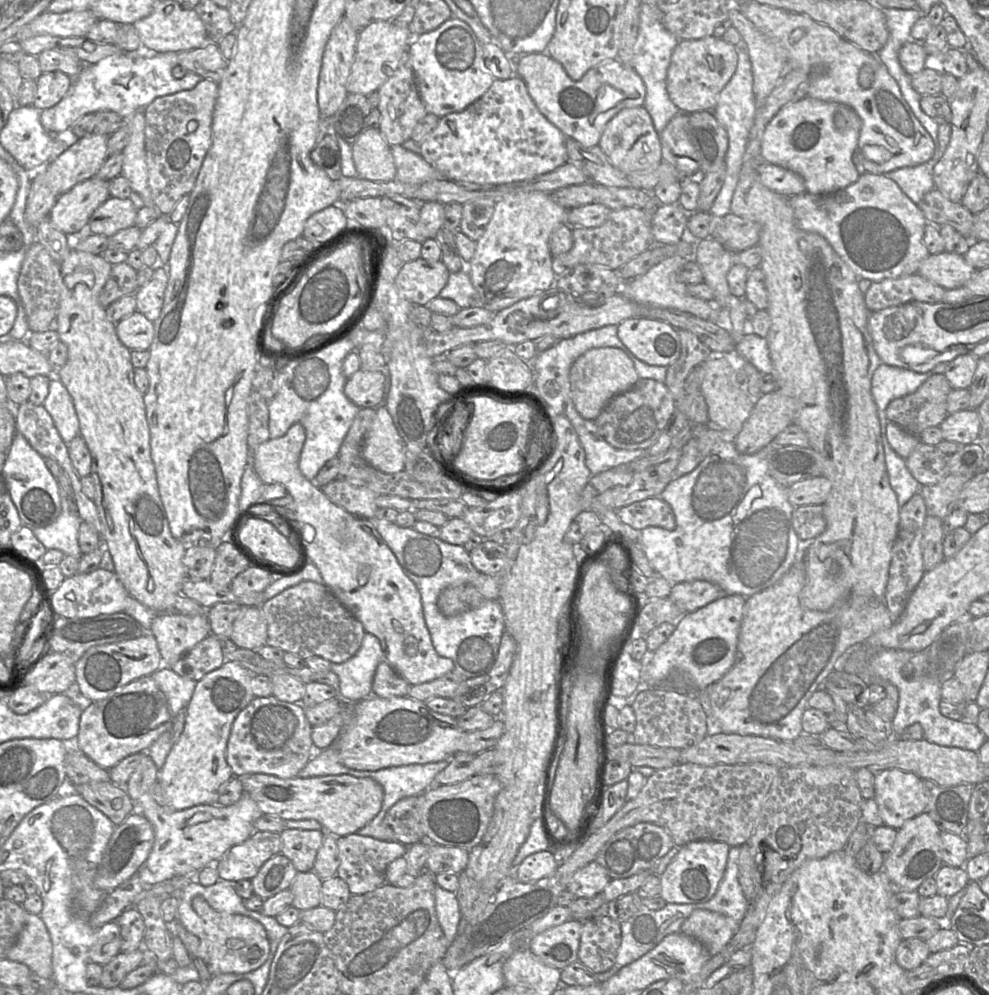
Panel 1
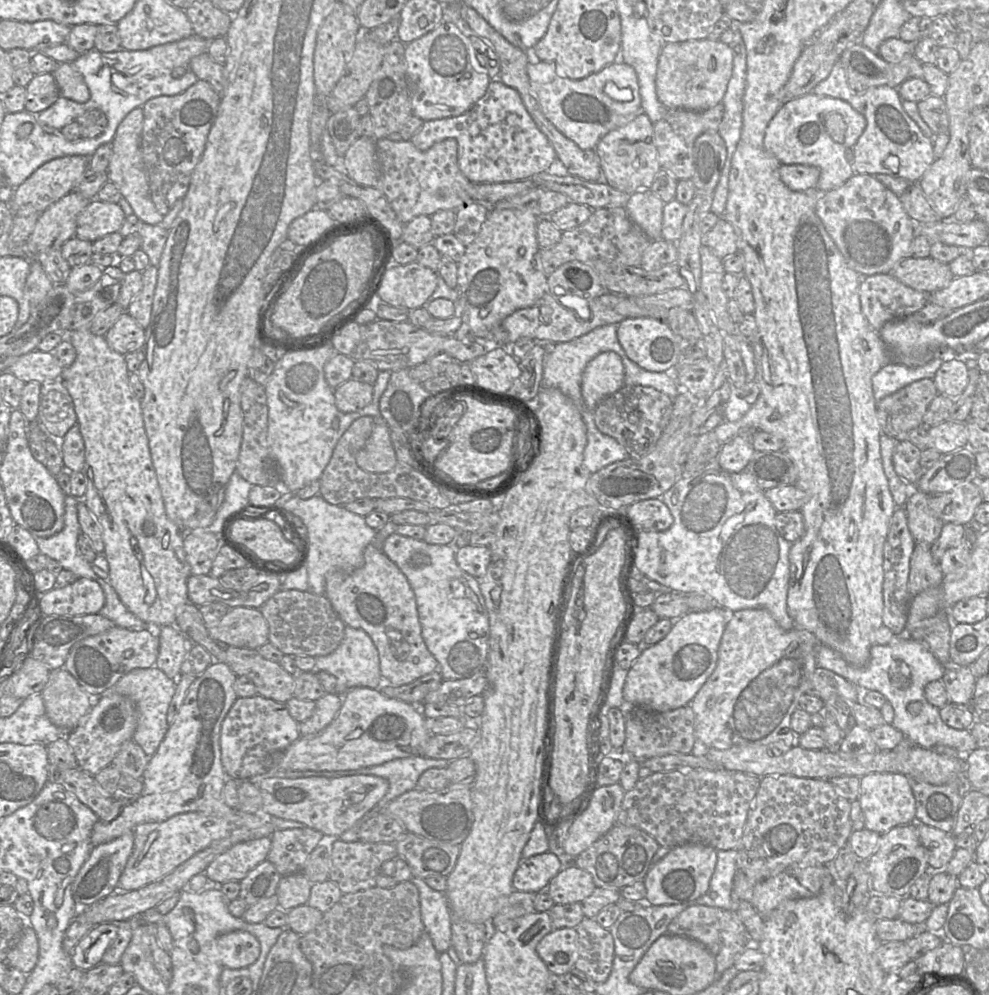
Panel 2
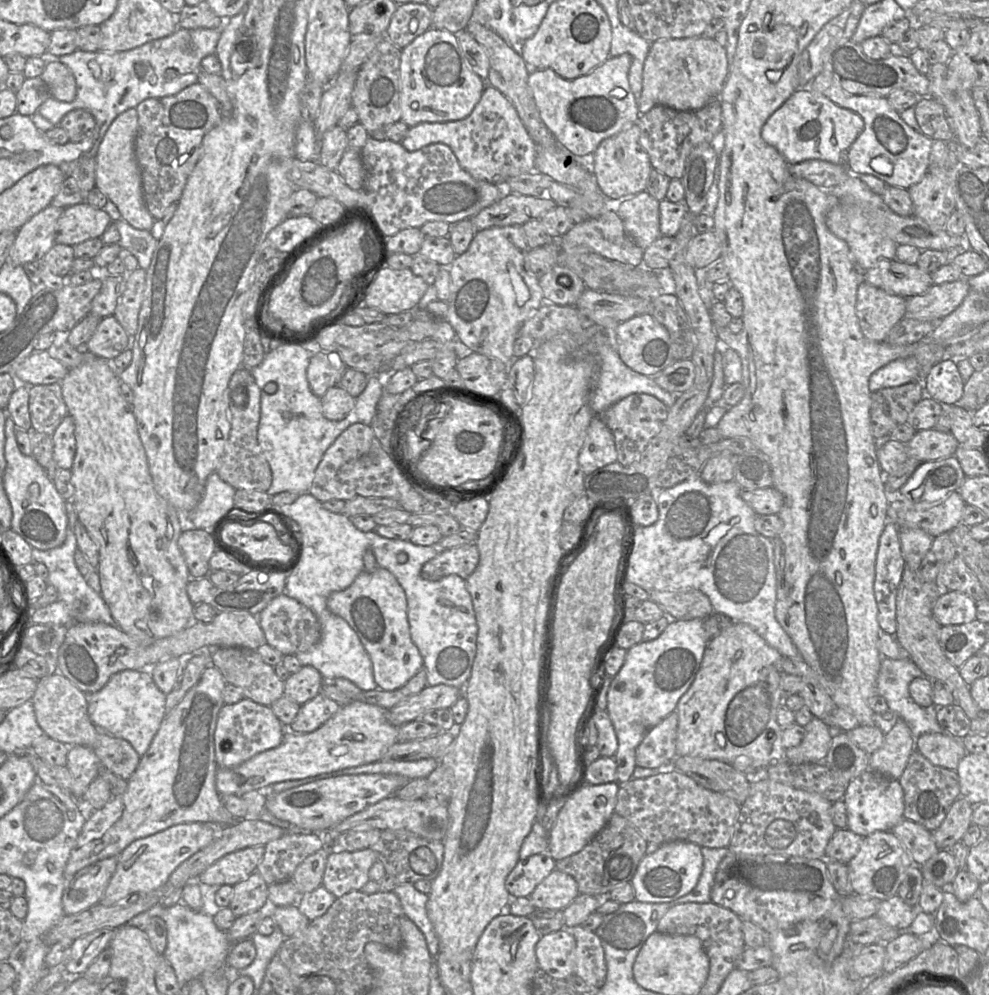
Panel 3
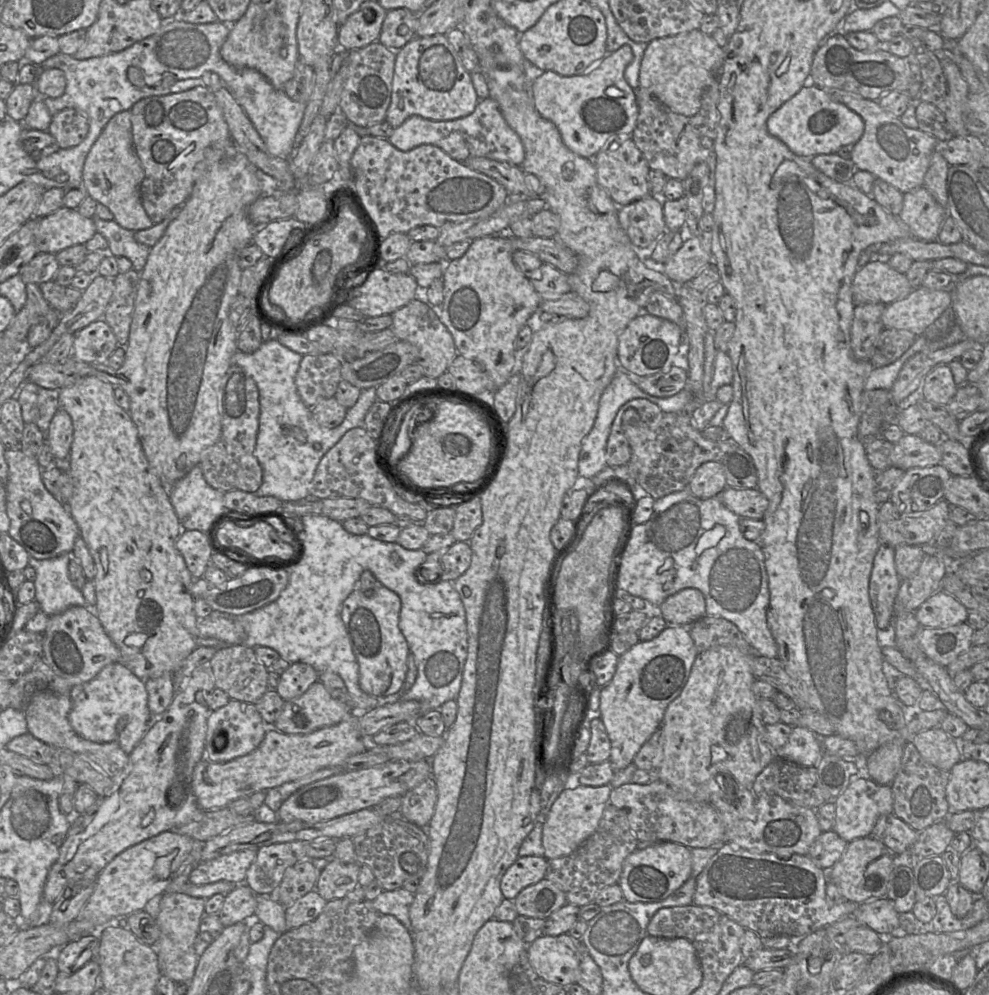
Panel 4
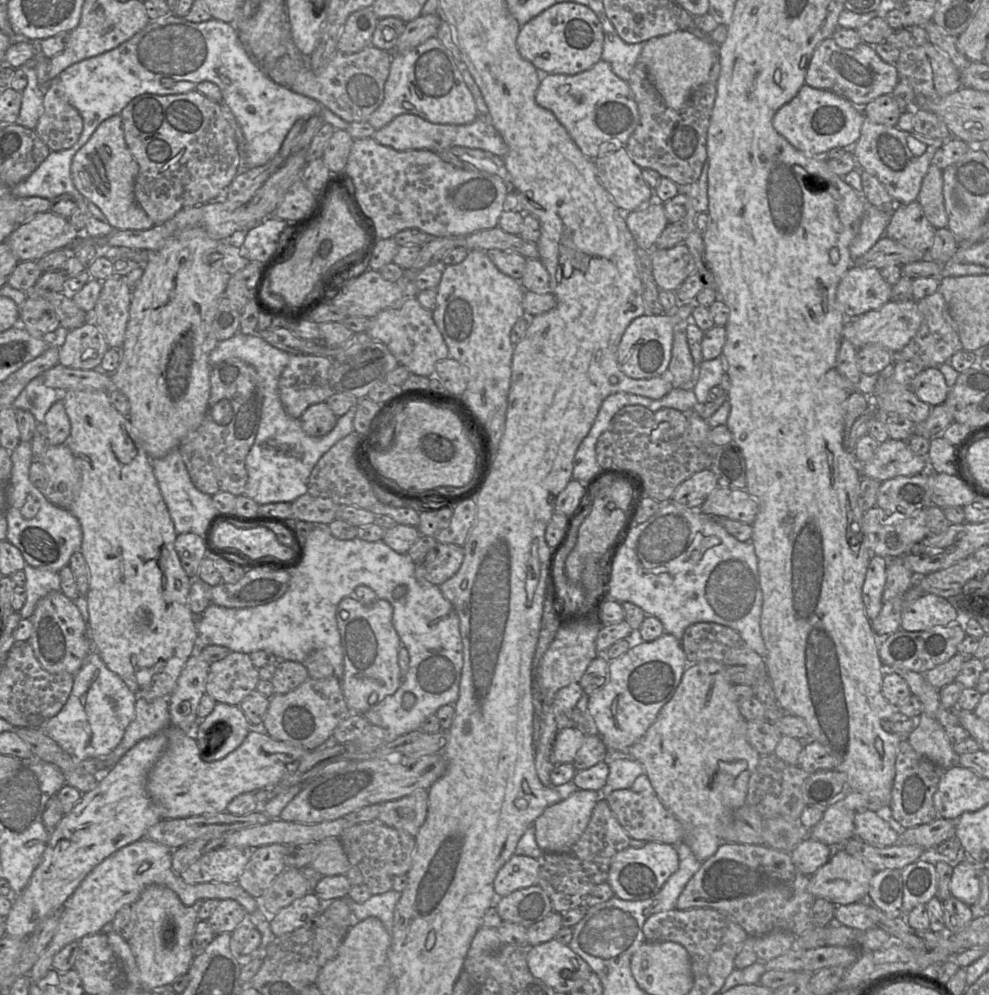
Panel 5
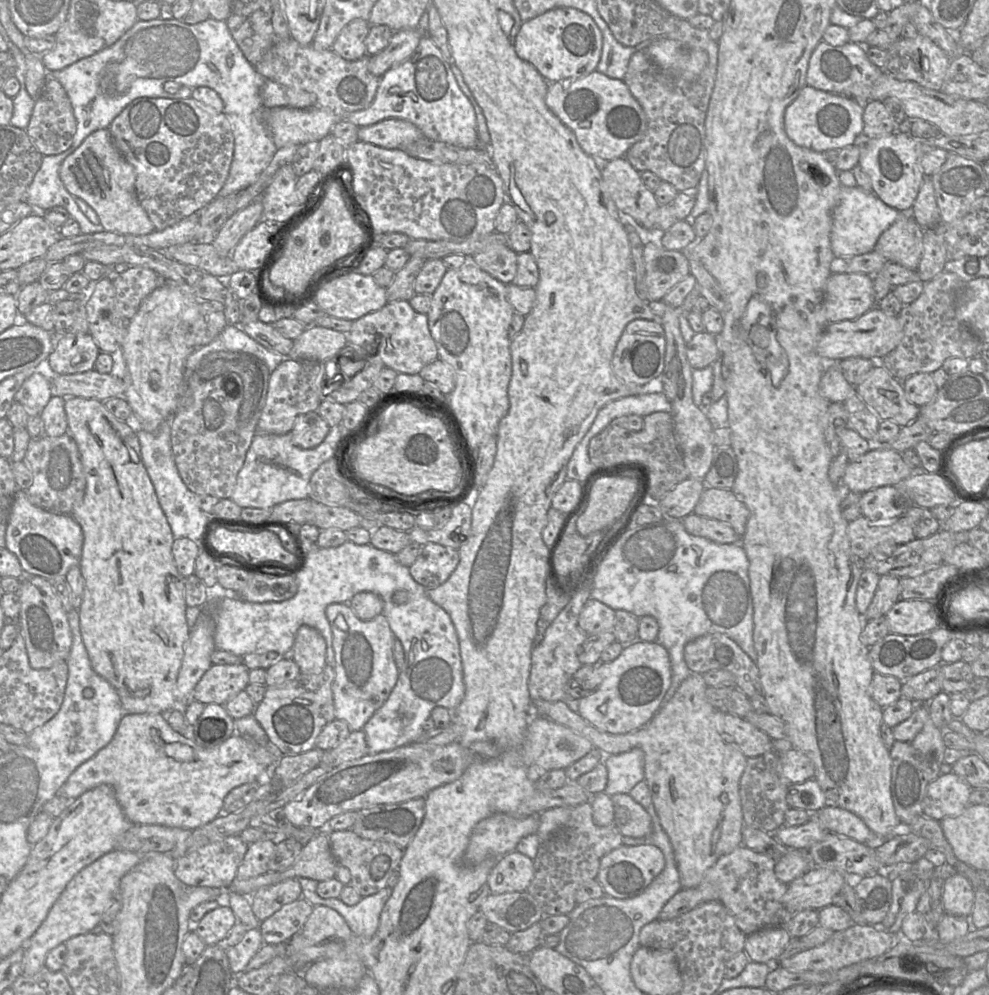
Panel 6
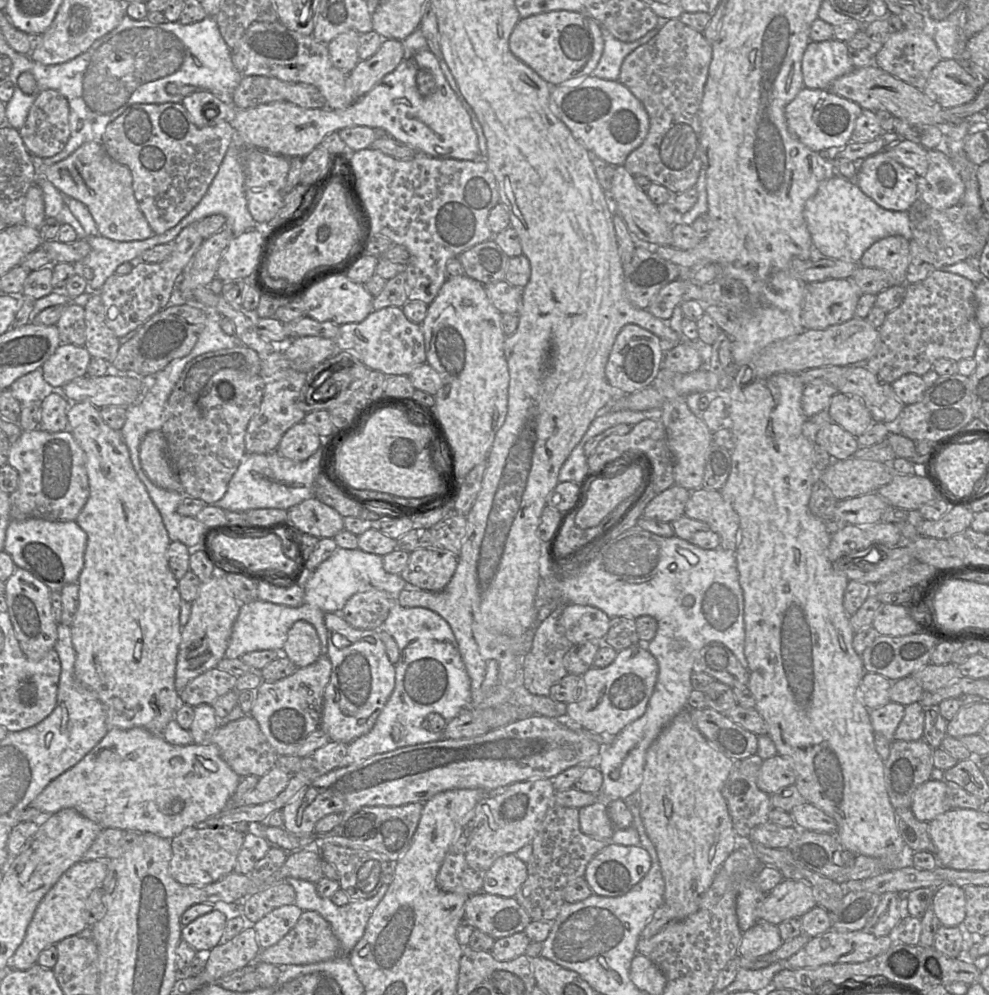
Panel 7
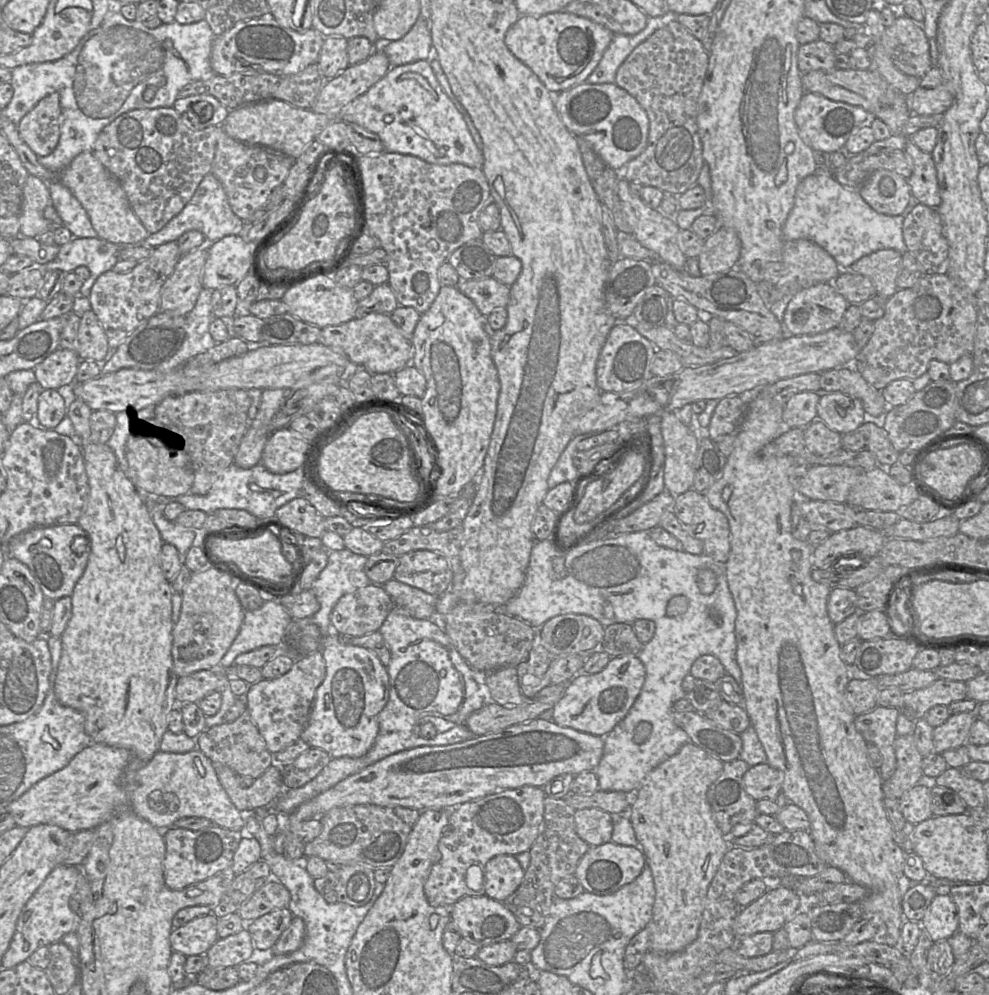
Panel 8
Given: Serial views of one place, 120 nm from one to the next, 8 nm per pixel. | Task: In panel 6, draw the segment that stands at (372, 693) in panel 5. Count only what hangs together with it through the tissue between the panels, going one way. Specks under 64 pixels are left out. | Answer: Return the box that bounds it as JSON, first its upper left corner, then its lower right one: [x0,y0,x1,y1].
[325,603,399,732]

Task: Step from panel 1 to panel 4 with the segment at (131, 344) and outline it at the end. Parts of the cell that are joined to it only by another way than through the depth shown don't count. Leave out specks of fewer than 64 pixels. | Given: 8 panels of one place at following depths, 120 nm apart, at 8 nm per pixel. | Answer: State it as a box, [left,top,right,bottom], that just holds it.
[71,319,119,363]

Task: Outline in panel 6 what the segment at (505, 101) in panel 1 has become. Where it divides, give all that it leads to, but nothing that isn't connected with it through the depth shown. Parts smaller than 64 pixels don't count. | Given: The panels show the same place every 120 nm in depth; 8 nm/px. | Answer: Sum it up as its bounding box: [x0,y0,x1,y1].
[358,118,422,150]

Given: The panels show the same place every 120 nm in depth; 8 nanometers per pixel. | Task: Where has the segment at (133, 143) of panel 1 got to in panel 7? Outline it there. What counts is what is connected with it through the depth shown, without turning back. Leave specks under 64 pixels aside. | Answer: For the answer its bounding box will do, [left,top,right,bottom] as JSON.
[43,142,154,242]

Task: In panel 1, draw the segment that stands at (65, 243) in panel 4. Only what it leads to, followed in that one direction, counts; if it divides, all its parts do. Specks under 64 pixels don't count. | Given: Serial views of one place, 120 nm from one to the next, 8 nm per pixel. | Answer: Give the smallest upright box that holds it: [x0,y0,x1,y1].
[87,197,137,237]

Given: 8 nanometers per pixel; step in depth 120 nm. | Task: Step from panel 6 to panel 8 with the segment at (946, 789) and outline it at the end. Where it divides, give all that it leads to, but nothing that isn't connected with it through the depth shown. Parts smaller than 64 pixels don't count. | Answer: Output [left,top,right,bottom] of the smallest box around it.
[899,785,933,825]

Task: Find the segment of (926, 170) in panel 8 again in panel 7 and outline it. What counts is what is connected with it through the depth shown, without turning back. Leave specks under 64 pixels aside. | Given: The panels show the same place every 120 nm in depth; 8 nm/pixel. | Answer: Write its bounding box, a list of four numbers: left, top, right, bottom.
[917,149,965,210]

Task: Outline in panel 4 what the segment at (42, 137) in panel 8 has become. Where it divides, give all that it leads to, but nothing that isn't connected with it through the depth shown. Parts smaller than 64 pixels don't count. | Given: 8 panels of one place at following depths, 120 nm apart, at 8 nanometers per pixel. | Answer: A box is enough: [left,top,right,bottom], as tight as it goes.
[47,108,89,148]

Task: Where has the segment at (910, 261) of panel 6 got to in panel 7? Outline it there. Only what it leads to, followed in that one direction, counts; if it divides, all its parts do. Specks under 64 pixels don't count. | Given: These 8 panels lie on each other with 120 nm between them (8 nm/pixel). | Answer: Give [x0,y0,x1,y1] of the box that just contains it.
[858,235,910,286]

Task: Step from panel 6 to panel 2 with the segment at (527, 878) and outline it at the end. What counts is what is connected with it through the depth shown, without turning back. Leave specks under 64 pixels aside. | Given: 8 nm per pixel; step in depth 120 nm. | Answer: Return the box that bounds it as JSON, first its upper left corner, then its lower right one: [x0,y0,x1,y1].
[512,851,561,893]

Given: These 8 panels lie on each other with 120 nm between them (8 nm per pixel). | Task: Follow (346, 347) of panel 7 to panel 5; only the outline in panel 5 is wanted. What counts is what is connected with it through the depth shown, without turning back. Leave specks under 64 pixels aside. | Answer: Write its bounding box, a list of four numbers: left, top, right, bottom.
[365,297,449,376]

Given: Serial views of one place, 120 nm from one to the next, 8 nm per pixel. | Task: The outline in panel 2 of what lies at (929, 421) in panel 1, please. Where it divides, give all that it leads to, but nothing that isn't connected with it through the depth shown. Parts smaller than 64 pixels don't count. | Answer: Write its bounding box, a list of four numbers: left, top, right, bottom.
[876,379,938,443]

